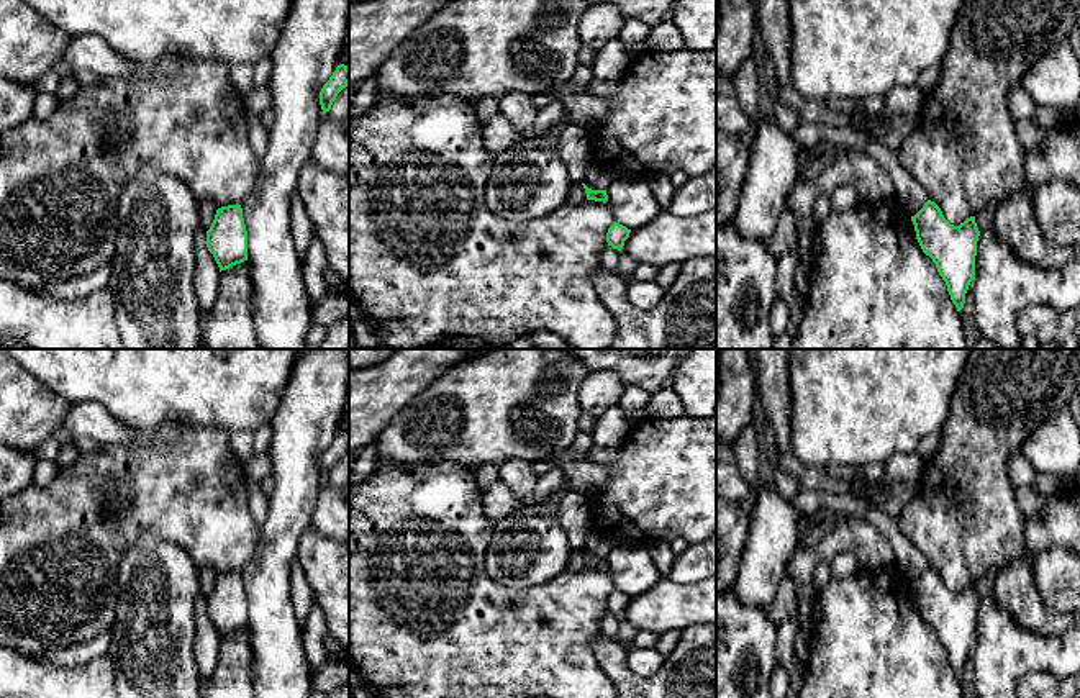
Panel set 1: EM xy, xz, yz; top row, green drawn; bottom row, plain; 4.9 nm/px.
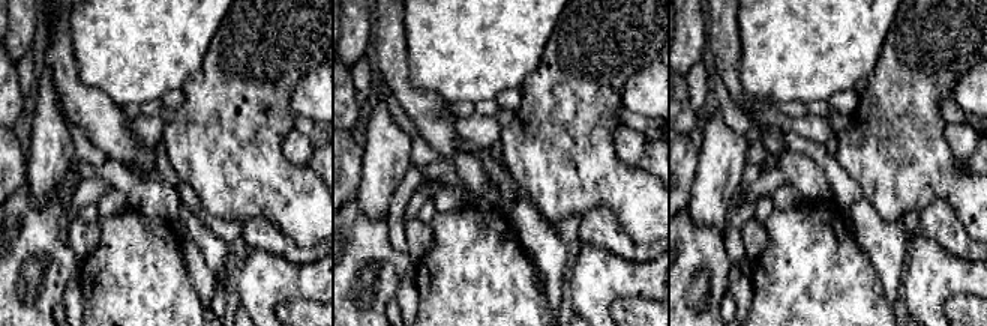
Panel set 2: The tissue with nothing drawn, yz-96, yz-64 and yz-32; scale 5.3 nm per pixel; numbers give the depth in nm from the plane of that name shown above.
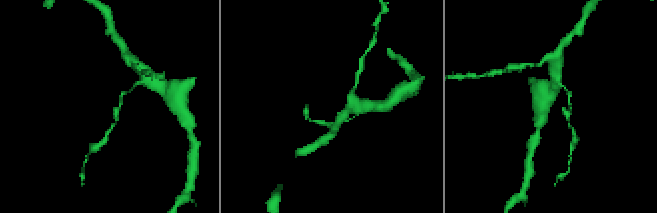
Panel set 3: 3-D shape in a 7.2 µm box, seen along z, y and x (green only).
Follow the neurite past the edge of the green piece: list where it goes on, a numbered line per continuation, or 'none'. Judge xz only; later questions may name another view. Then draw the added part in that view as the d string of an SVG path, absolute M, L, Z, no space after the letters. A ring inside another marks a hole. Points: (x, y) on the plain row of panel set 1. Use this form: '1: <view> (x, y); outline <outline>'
none

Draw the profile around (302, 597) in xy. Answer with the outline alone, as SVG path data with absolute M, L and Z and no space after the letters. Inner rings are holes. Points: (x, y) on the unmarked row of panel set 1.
M297 557L290 565L290 600L293 603L293 611L298 624L303 629L303 624L315 603L315 595Z

